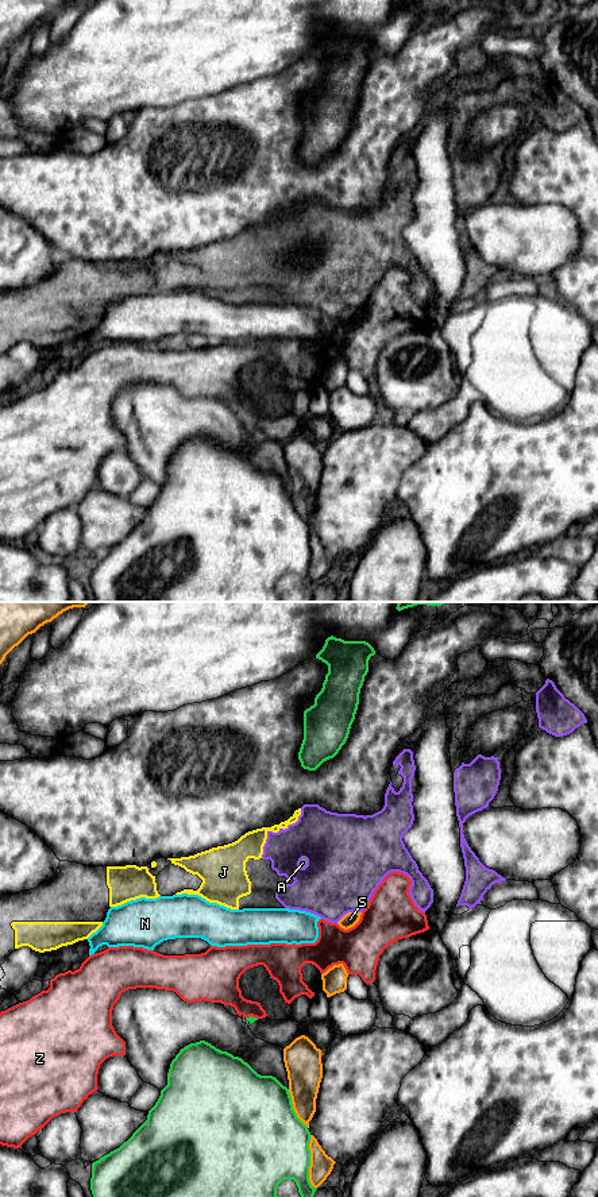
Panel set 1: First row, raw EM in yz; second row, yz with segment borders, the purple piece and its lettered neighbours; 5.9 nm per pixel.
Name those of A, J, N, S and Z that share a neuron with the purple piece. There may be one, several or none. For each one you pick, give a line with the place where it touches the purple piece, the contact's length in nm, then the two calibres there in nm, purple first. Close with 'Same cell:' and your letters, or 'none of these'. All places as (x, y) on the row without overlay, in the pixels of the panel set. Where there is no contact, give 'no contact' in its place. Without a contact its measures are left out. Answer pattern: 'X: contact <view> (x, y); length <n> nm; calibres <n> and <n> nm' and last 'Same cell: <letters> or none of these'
J: contact yz (276, 228); length 380 nm; calibres 300 and 150 nm
Same cell: J

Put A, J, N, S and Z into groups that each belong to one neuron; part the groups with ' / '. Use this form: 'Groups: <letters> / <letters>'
Groups: A / J / N / S / Z

